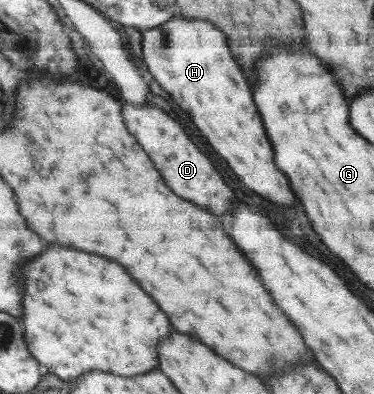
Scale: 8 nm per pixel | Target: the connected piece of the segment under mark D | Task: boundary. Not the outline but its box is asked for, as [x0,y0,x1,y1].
[124,104,234,216]

